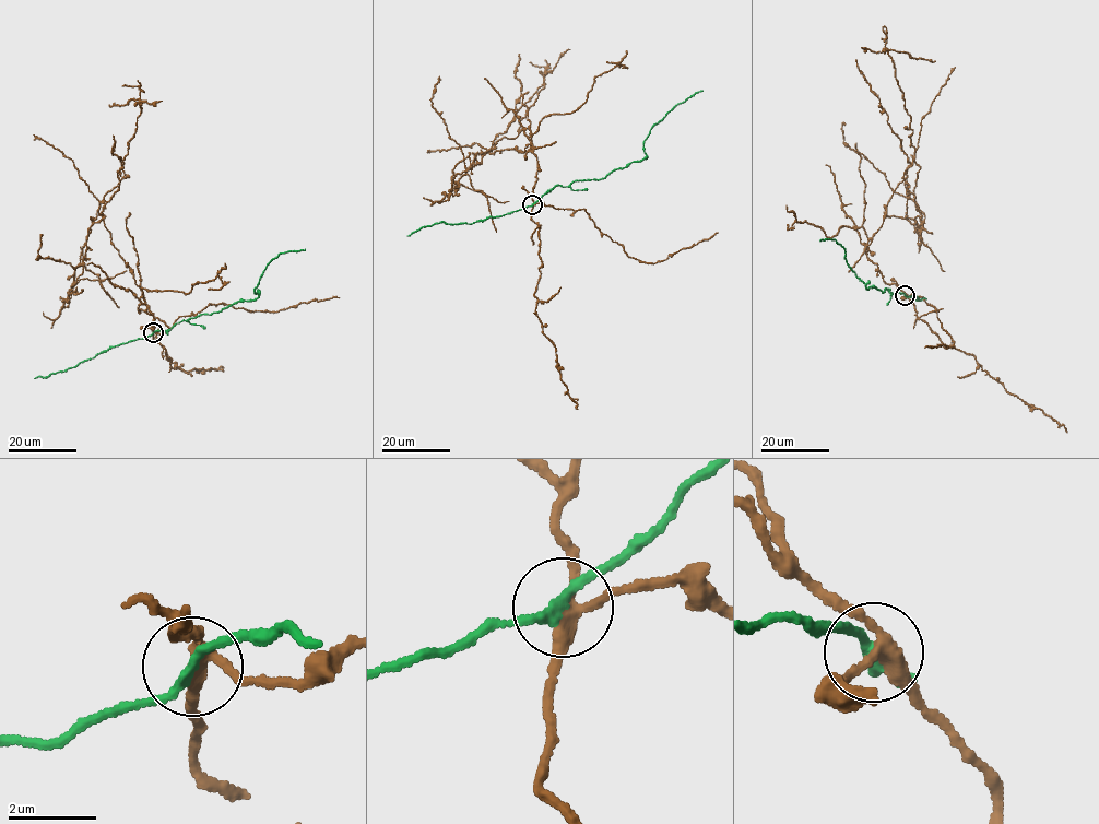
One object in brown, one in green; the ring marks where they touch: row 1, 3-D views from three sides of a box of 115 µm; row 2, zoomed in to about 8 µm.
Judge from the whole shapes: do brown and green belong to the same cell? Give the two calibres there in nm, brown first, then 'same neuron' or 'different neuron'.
280 nm thick on the brown side, 200 nm on the other; different neuron

